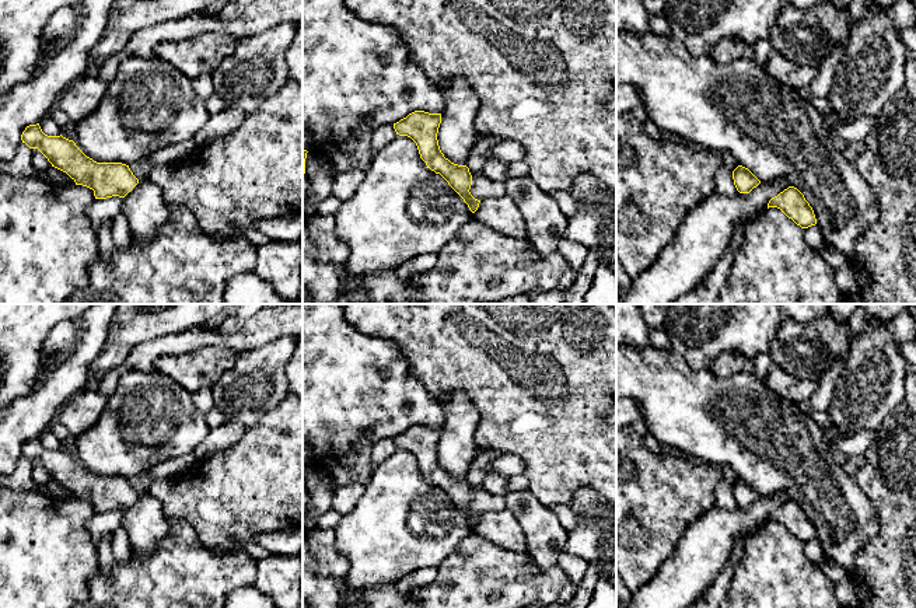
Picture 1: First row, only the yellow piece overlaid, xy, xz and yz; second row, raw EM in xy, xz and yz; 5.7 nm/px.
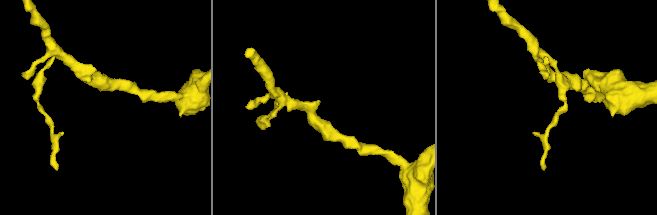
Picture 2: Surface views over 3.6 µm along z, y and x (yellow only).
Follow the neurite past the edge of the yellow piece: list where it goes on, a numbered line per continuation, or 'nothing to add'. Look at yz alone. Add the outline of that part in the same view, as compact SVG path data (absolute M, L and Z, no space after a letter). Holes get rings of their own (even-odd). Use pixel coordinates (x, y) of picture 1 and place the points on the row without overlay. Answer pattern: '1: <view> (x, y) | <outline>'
nothing to add

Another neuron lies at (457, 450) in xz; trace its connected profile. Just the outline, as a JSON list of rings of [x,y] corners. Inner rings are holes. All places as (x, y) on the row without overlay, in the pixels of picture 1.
[[[462,392],[438,401],[445,416],[437,447],[440,464],[451,476],[465,479],[479,454],[476,445],[479,412]]]

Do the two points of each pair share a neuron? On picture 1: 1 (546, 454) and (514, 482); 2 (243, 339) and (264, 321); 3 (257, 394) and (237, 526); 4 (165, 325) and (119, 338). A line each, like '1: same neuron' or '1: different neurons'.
1: different neurons
2: same neuron
3: different neurons
4: same neuron

